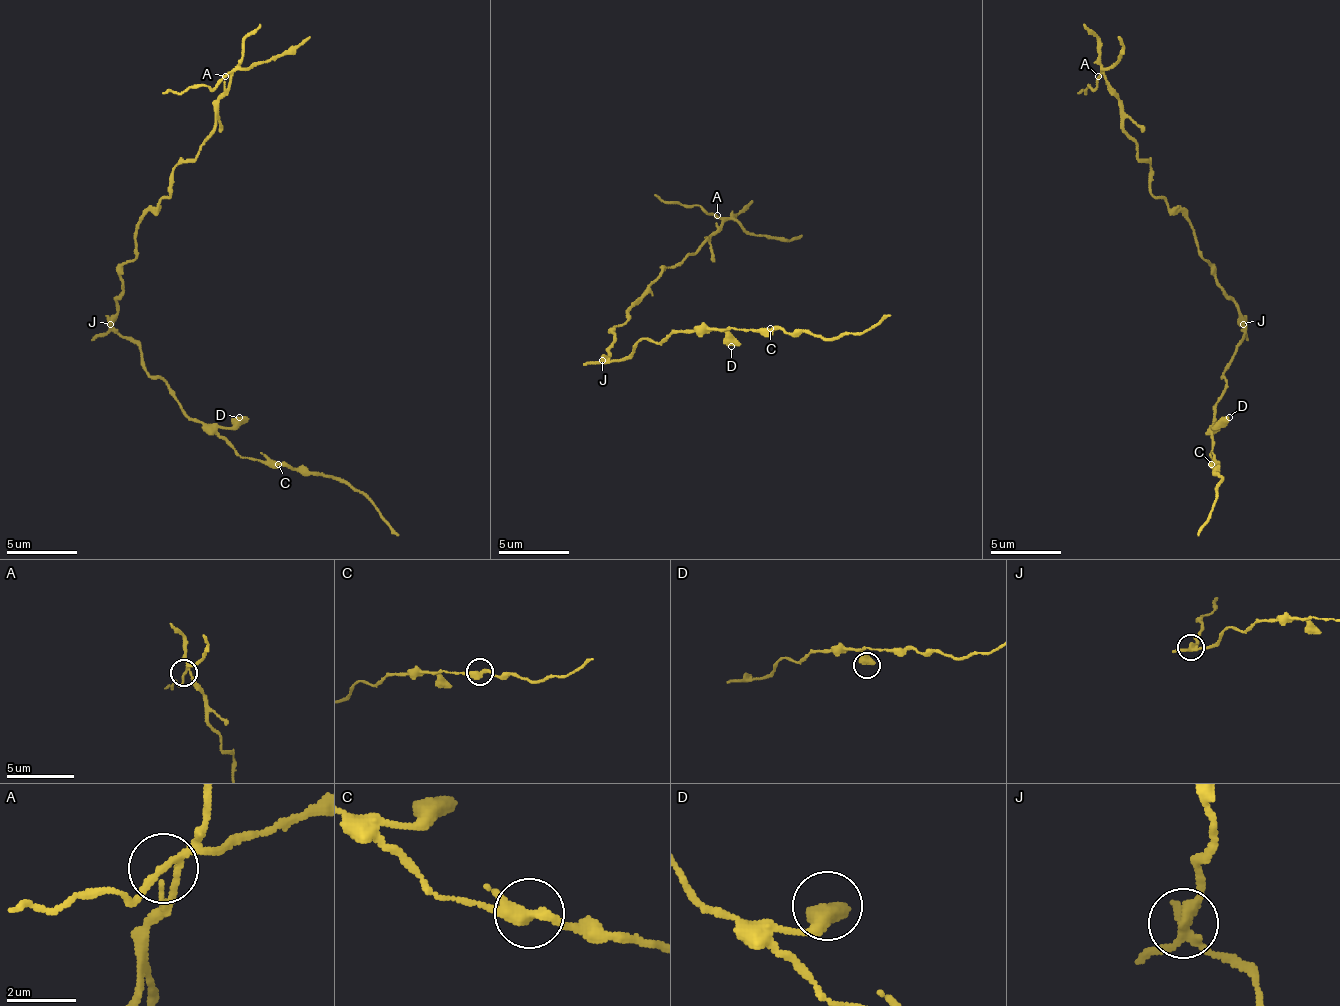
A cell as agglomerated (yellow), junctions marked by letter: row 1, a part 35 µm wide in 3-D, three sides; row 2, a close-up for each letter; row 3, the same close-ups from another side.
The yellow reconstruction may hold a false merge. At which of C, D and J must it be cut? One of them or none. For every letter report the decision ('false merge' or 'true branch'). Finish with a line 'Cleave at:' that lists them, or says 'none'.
C: true branch
D: true branch
J: false merge
Cleave at: J

